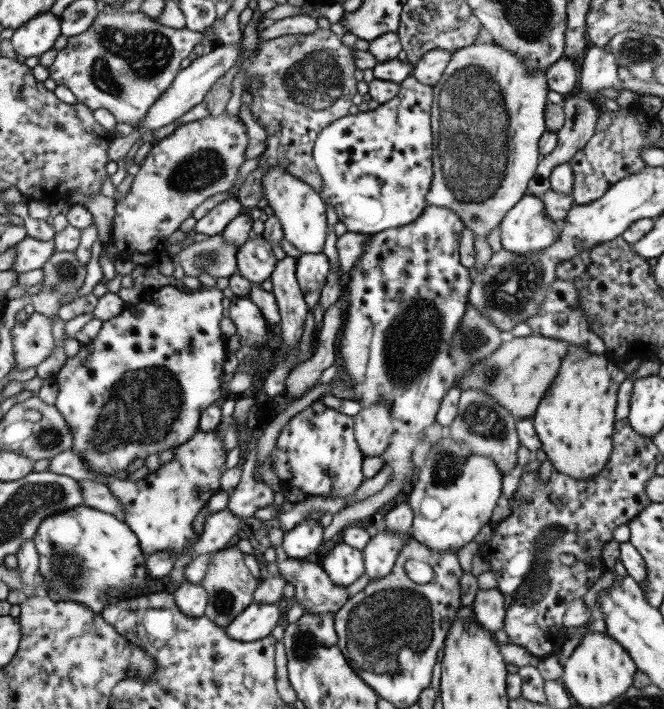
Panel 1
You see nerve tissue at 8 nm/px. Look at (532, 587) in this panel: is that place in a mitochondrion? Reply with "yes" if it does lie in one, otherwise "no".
yes

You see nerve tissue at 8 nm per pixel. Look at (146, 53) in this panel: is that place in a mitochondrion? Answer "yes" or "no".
yes

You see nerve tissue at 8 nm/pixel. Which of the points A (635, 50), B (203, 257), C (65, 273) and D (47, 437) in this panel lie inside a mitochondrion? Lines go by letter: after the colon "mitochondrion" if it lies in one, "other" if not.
A: mitochondrion
B: mitochondrion
C: mitochondrion
D: mitochondrion

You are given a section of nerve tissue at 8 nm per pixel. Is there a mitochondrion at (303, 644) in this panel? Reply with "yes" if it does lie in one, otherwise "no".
yes

